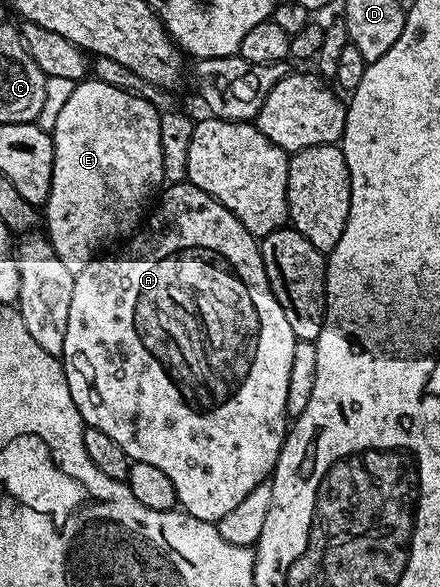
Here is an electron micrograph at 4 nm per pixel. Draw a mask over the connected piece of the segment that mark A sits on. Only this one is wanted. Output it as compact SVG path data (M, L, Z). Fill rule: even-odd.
M190 182L164 187L158 200L154 205L155 213L153 208L142 227L126 241L128 244L124 252L116 256L100 255L75 273L73 303L69 306L69 326L65 326L61 363L69 382L69 394L73 394L73 402L77 402L84 425L109 434L109 438L113 438L113 442L125 450L131 461L158 466L169 477L169 482L173 482L175 498L182 511L198 520L217 522L275 471L281 446L289 431L285 394L289 394L289 370L293 367L296 338L285 318L285 310L281 310L281 302L277 302L269 286L265 262L259 253L260 241L245 230L242 222L232 212L225 210L221 202Z

